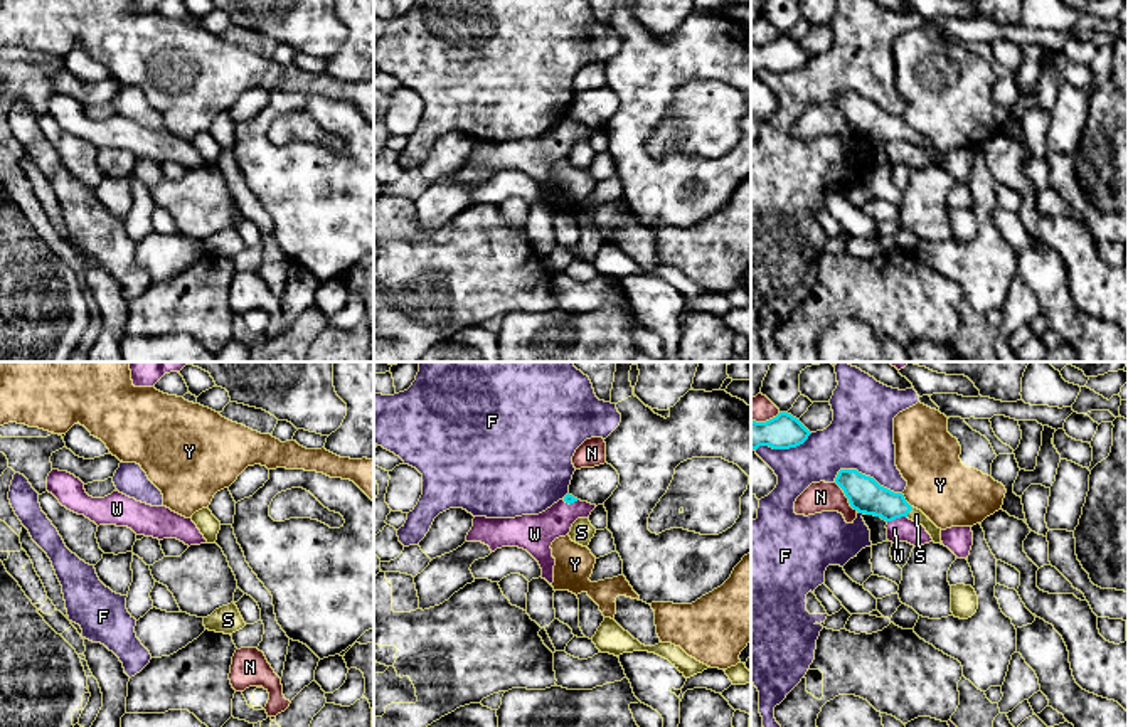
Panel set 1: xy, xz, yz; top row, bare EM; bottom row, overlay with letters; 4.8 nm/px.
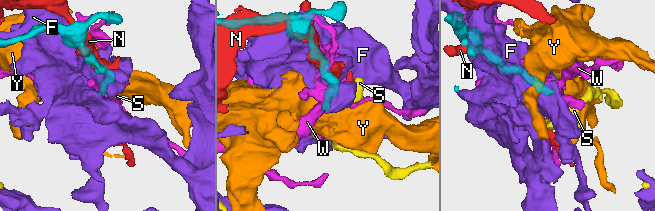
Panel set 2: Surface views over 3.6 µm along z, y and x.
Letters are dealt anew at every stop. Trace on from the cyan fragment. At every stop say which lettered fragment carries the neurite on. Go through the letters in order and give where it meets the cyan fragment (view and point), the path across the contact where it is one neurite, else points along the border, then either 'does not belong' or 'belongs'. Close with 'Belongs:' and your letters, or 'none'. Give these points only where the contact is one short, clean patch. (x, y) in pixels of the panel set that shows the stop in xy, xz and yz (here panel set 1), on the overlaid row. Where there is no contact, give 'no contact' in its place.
F: meets cyan in yz at (867, 477); does not belong
N: meets cyan in yz at (846, 495); does not belong
S: meets cyan in yz at (909, 510); runs through yz (866, 495), (909, 510), (916, 515); belongs
W: meets cyan in yz at (896, 517); does not belong
Y: meets cyan in yz at (904, 500); border along yz (901, 493), (911, 507); does not belong
Belongs: S

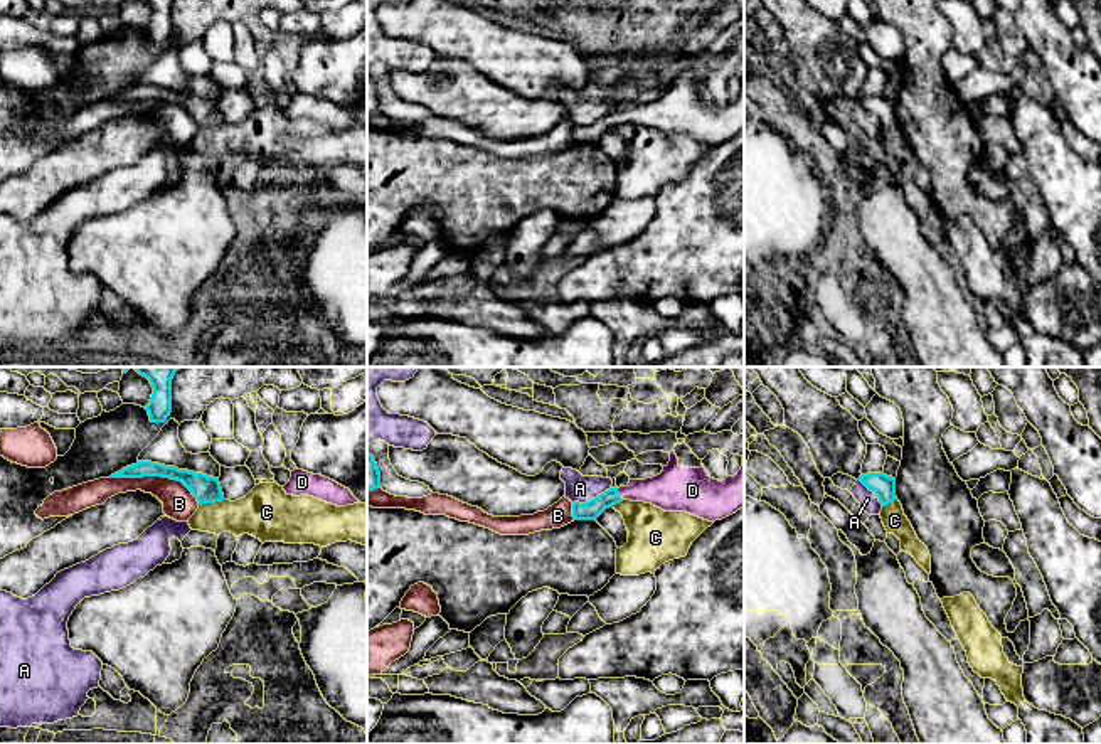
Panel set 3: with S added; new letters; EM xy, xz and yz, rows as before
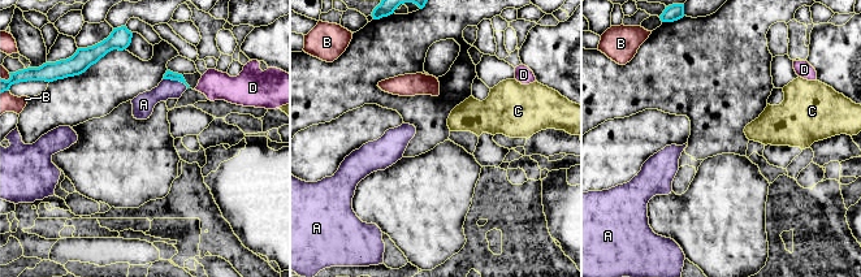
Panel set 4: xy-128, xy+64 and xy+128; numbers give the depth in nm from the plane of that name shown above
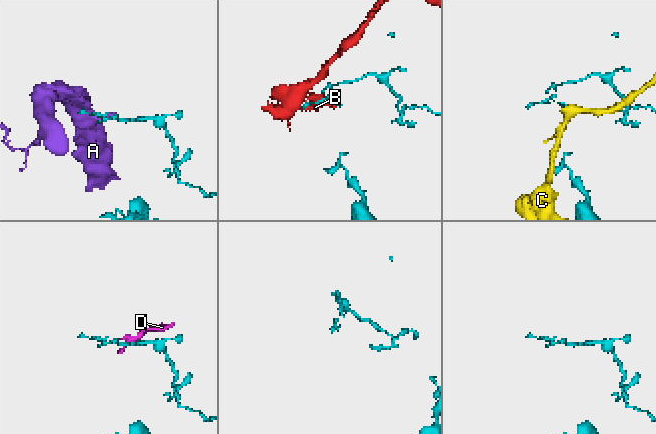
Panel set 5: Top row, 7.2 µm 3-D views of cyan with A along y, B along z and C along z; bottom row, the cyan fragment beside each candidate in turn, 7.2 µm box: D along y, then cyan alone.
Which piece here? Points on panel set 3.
A: meets cyan in xz at (593, 499); border along xz (610, 487), (585, 502), (573, 504); does not belong
B: meets cyan in xy at (157, 475); does not belong
C: meets cyan in xy at (211, 502); border along xy (223, 499), (199, 505); does not belong
D: meets cyan in xz at (618, 494); does not belong
Belongs: none

